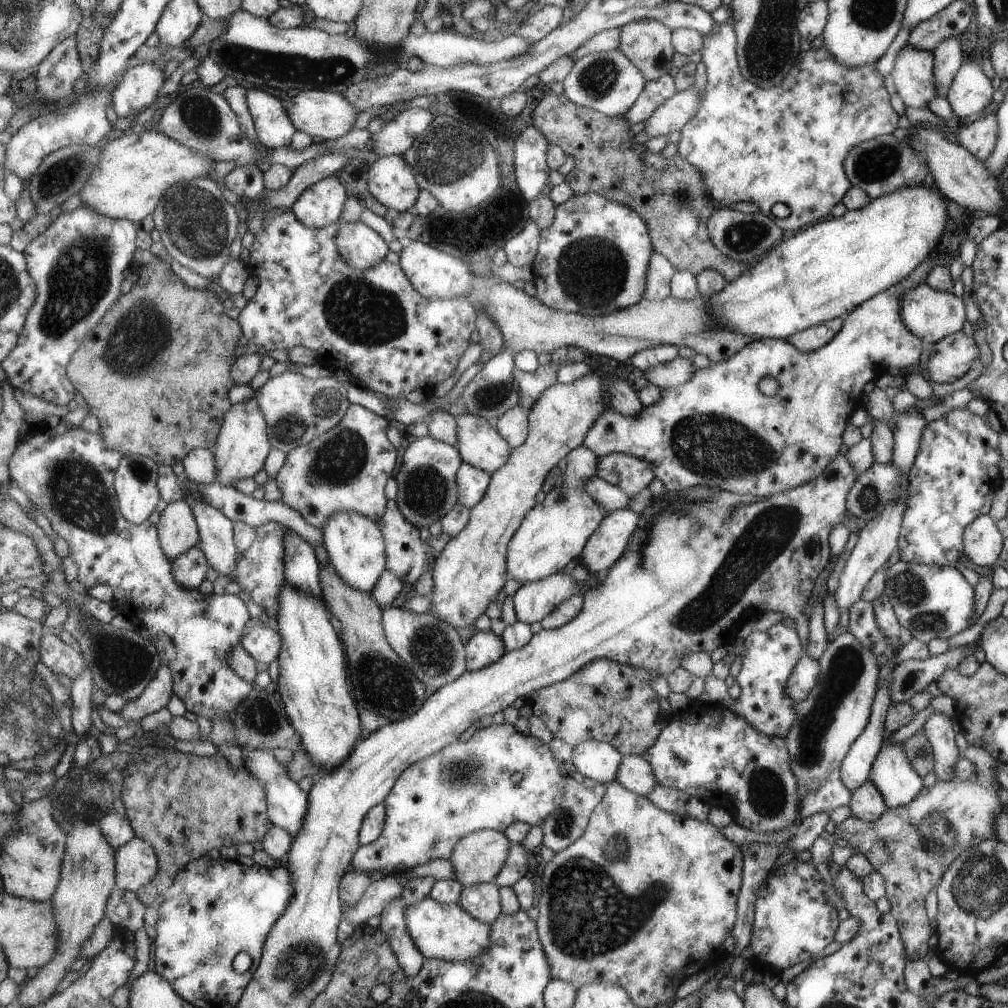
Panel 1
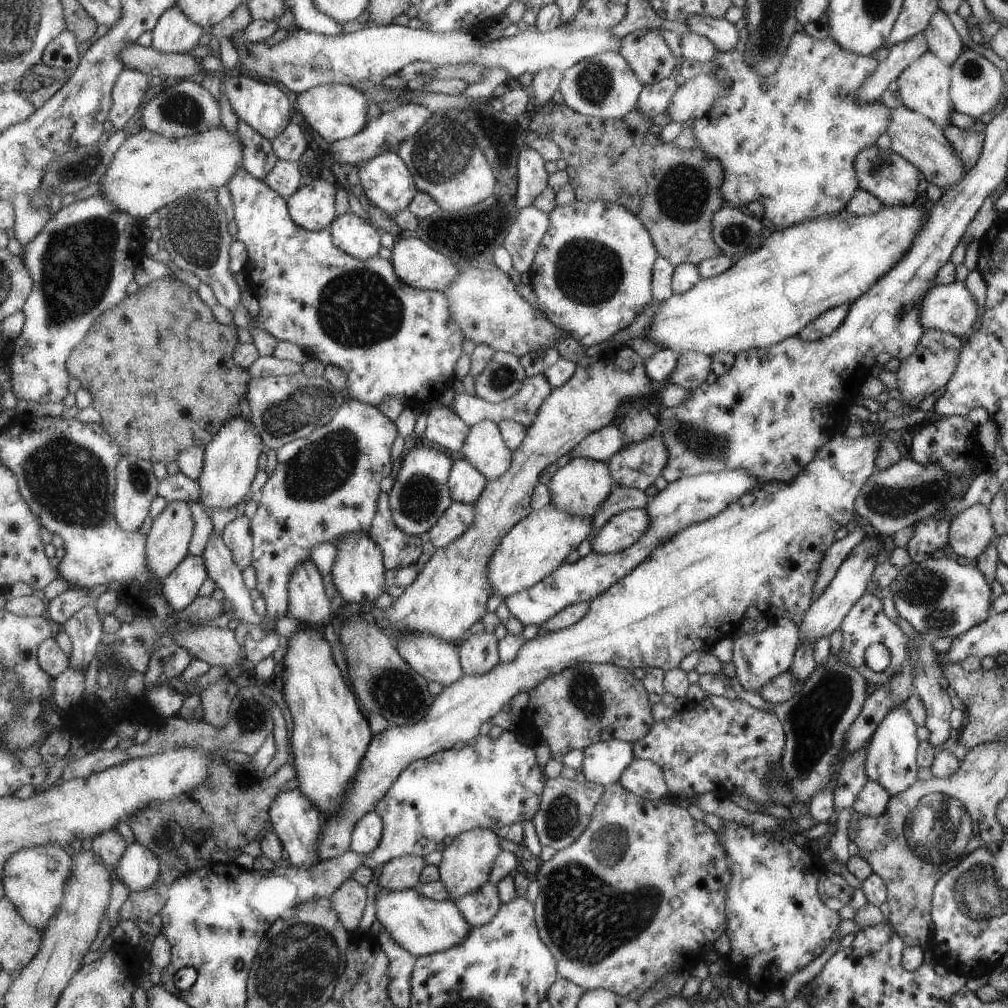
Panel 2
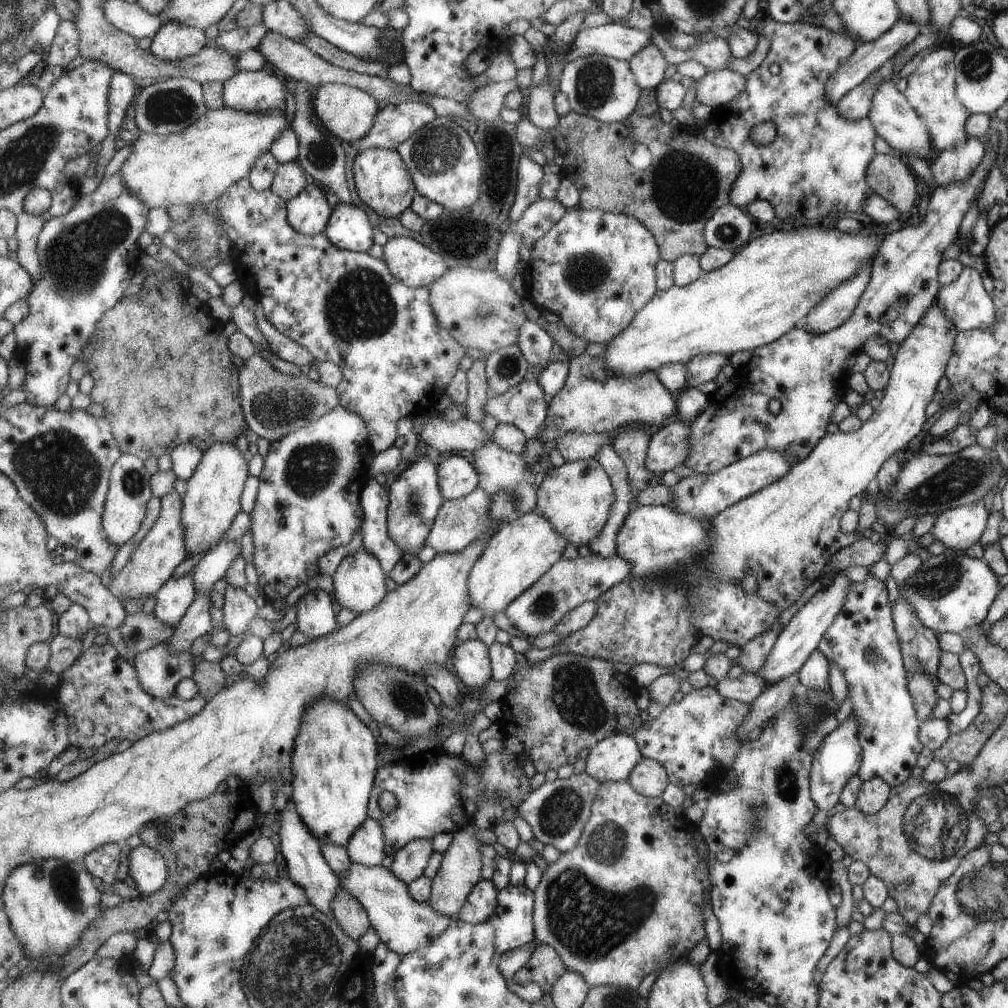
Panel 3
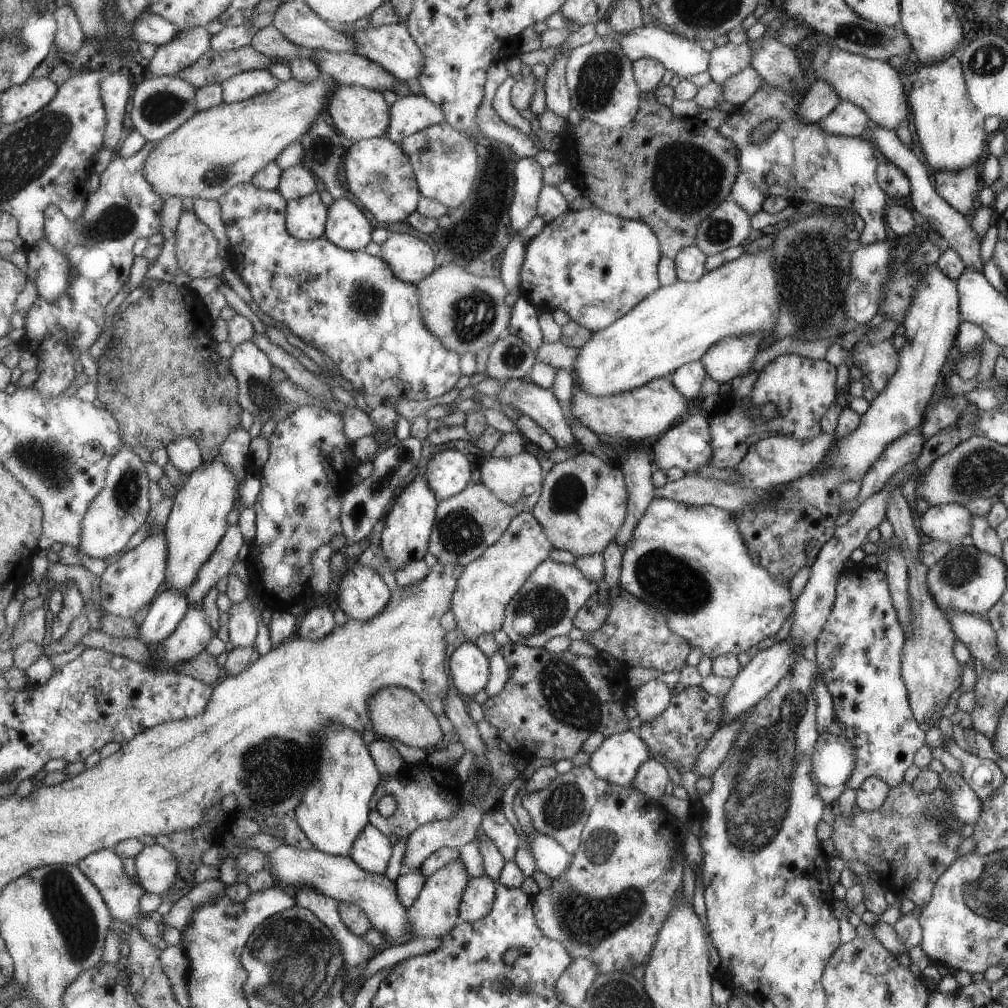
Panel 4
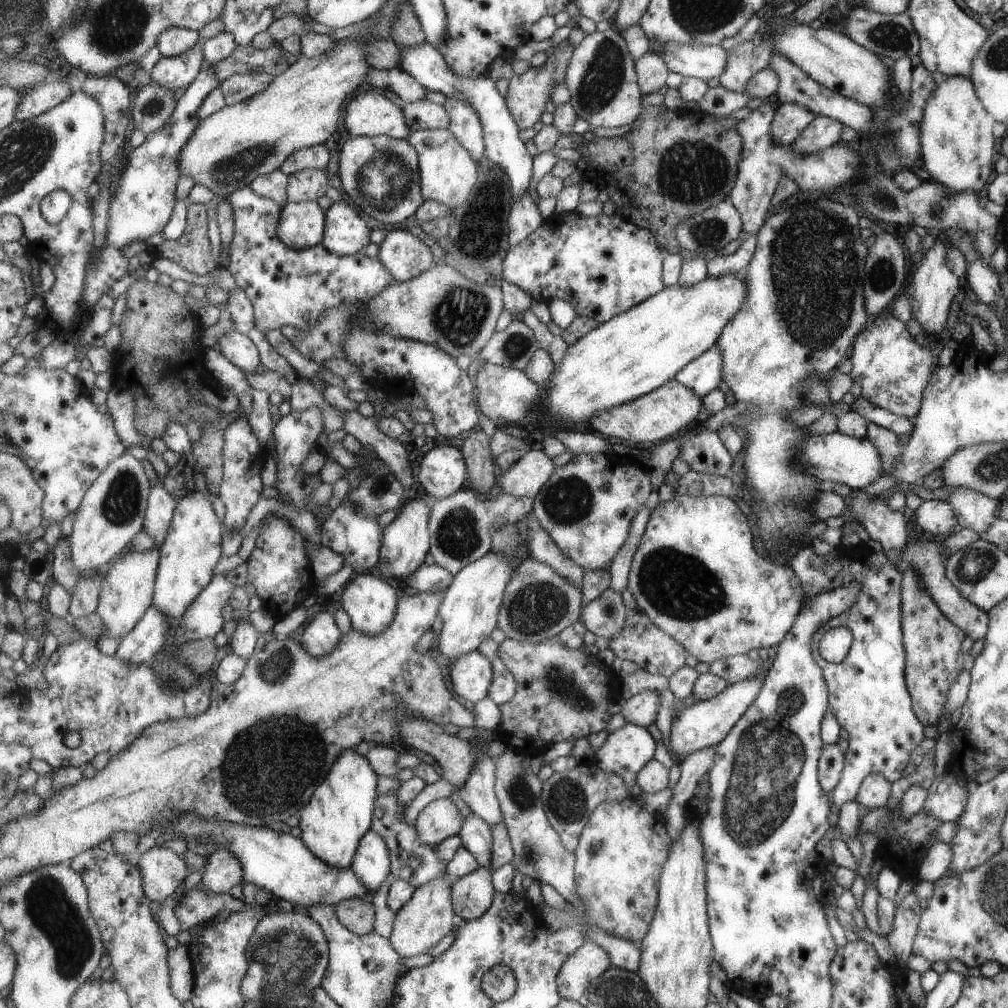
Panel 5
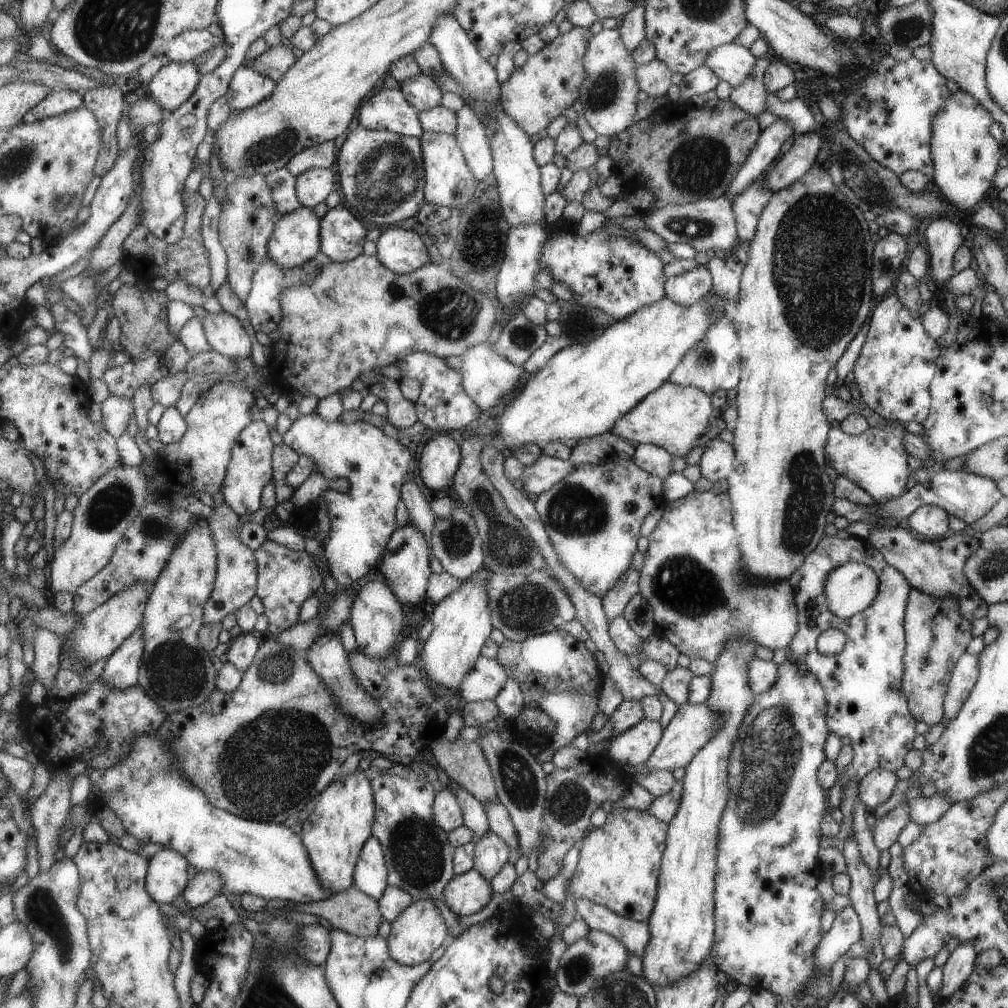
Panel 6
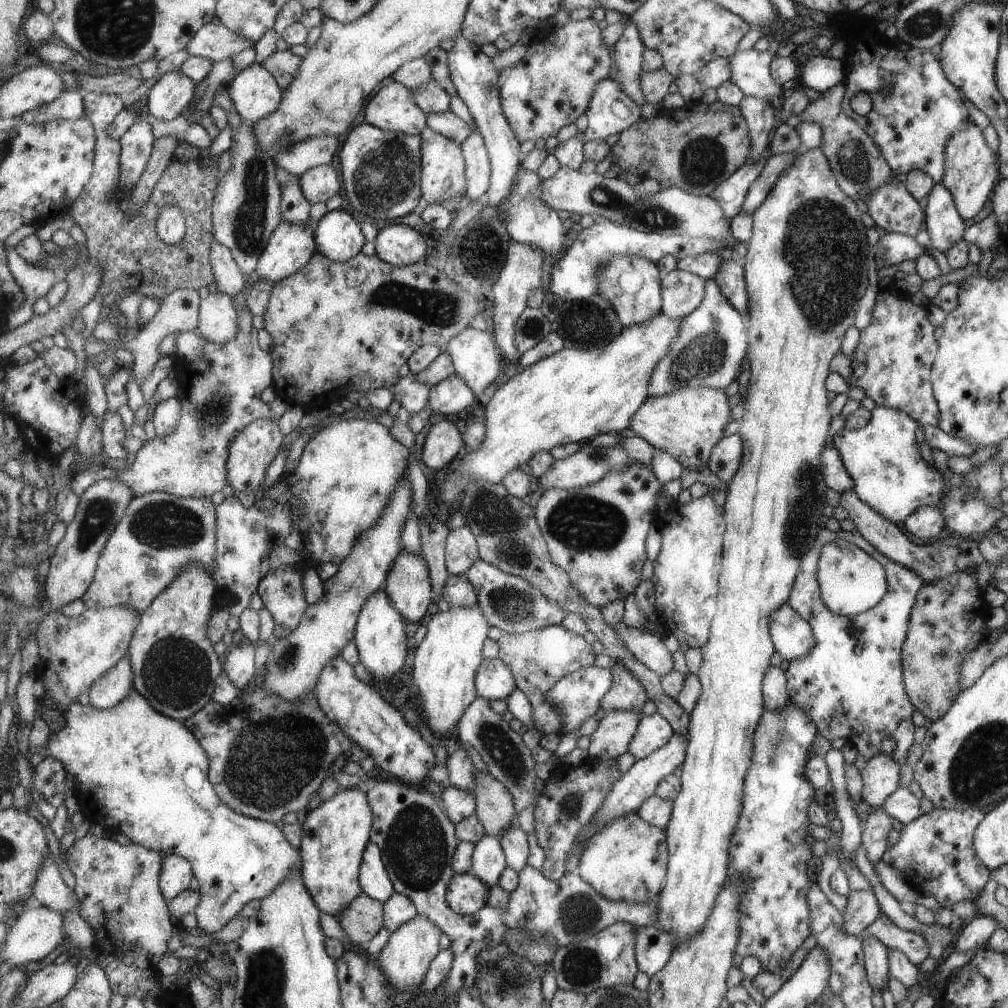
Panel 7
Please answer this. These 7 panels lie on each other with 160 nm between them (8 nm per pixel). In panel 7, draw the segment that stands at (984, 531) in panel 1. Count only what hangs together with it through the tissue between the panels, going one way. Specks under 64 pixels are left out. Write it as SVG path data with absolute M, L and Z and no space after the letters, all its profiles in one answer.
M920 506L915 509L903 524L909 534L913 534L919 540L931 540L935 538L944 528L944 518L939 507Z

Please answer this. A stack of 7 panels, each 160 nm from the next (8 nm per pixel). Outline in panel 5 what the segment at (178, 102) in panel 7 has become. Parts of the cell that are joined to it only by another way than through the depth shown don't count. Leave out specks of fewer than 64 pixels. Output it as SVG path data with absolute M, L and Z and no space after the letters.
M200 40L174 57L162 56L152 68L152 82L173 89L179 95L185 92L207 62L203 52L204 43L204 40Z

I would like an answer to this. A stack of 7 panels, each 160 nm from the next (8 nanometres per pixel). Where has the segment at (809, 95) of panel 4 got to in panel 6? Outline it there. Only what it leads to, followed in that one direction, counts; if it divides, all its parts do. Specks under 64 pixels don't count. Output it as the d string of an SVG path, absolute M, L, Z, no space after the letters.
M777 119L760 130L759 140L757 140L752 152L748 154L747 160L741 165L736 176L733 177L724 194L730 202L738 192L746 189L746 186L749 186L760 174L769 170L781 144L789 136L794 136L794 132L792 126L785 119Z

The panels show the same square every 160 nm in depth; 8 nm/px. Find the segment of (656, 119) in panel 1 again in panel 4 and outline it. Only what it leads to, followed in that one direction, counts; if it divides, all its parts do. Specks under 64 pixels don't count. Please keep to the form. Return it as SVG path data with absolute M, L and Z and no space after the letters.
M747 66L741 69L739 73L725 79L720 85L724 100L731 104L740 105L753 94L759 85L763 83L762 78Z

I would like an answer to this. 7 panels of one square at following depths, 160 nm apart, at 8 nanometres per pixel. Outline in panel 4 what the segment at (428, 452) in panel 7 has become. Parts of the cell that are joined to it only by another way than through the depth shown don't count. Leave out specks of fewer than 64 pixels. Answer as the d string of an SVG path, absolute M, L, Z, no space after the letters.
M447 449L434 454L424 470L428 483L441 501L465 490L473 478L471 462L459 450Z

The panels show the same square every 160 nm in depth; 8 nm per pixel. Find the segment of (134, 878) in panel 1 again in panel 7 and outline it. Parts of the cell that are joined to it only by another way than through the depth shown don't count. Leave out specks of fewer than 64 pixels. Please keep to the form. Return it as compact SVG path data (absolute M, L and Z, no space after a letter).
M166 855L160 876L160 885L170 903L178 894L189 889L196 874L192 862L181 855Z

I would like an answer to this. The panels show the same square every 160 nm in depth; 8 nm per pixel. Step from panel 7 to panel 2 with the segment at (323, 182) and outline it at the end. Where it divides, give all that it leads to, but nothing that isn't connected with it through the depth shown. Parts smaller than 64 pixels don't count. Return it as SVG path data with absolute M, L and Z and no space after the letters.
M279 159L275 168L264 178L264 182L288 202L304 184L301 163Z

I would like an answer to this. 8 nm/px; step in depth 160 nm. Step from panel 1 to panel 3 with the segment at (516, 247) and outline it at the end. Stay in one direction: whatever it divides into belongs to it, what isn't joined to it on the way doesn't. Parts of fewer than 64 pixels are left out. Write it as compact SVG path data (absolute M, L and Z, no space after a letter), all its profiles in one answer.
M540 198L525 210L521 220L512 222L509 231L523 234L521 246L521 259L525 263L531 260L531 250L557 222L567 214L568 210L558 199Z

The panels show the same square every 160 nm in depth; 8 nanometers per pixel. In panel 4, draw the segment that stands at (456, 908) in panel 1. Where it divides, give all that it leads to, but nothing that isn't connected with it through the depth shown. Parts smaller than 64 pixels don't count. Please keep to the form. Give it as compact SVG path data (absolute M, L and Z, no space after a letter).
M281 845L268 854L266 867L281 880L292 885L289 890L294 893L301 887L315 887L339 902L357 903L371 919L372 925L380 930L387 942L401 946L412 940L412 926L408 908L401 902L397 883L385 873L370 873L359 866L351 855L332 855L317 848L299 850L293 846Z

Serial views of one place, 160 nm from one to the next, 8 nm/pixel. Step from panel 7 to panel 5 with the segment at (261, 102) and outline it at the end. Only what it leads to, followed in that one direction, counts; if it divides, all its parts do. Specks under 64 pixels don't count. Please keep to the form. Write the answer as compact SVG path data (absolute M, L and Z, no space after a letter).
M237 73L222 81L220 87L224 90L227 105L234 105L263 92L274 78L269 73Z

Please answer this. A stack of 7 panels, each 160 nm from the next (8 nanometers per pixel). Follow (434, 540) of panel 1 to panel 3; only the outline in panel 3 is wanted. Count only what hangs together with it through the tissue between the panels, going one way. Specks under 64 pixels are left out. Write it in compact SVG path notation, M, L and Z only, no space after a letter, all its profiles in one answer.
M370 479L361 494L361 506L365 518L364 548L379 558L385 573L389 574L405 557L405 550L389 536L390 490L377 480Z

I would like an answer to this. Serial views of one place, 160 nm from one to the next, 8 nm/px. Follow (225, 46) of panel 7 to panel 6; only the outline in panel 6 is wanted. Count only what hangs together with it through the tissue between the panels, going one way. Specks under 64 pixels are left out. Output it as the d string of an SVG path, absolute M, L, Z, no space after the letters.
M206 29L183 31L170 42L165 61L193 61L217 45L225 45L224 34L215 36Z

